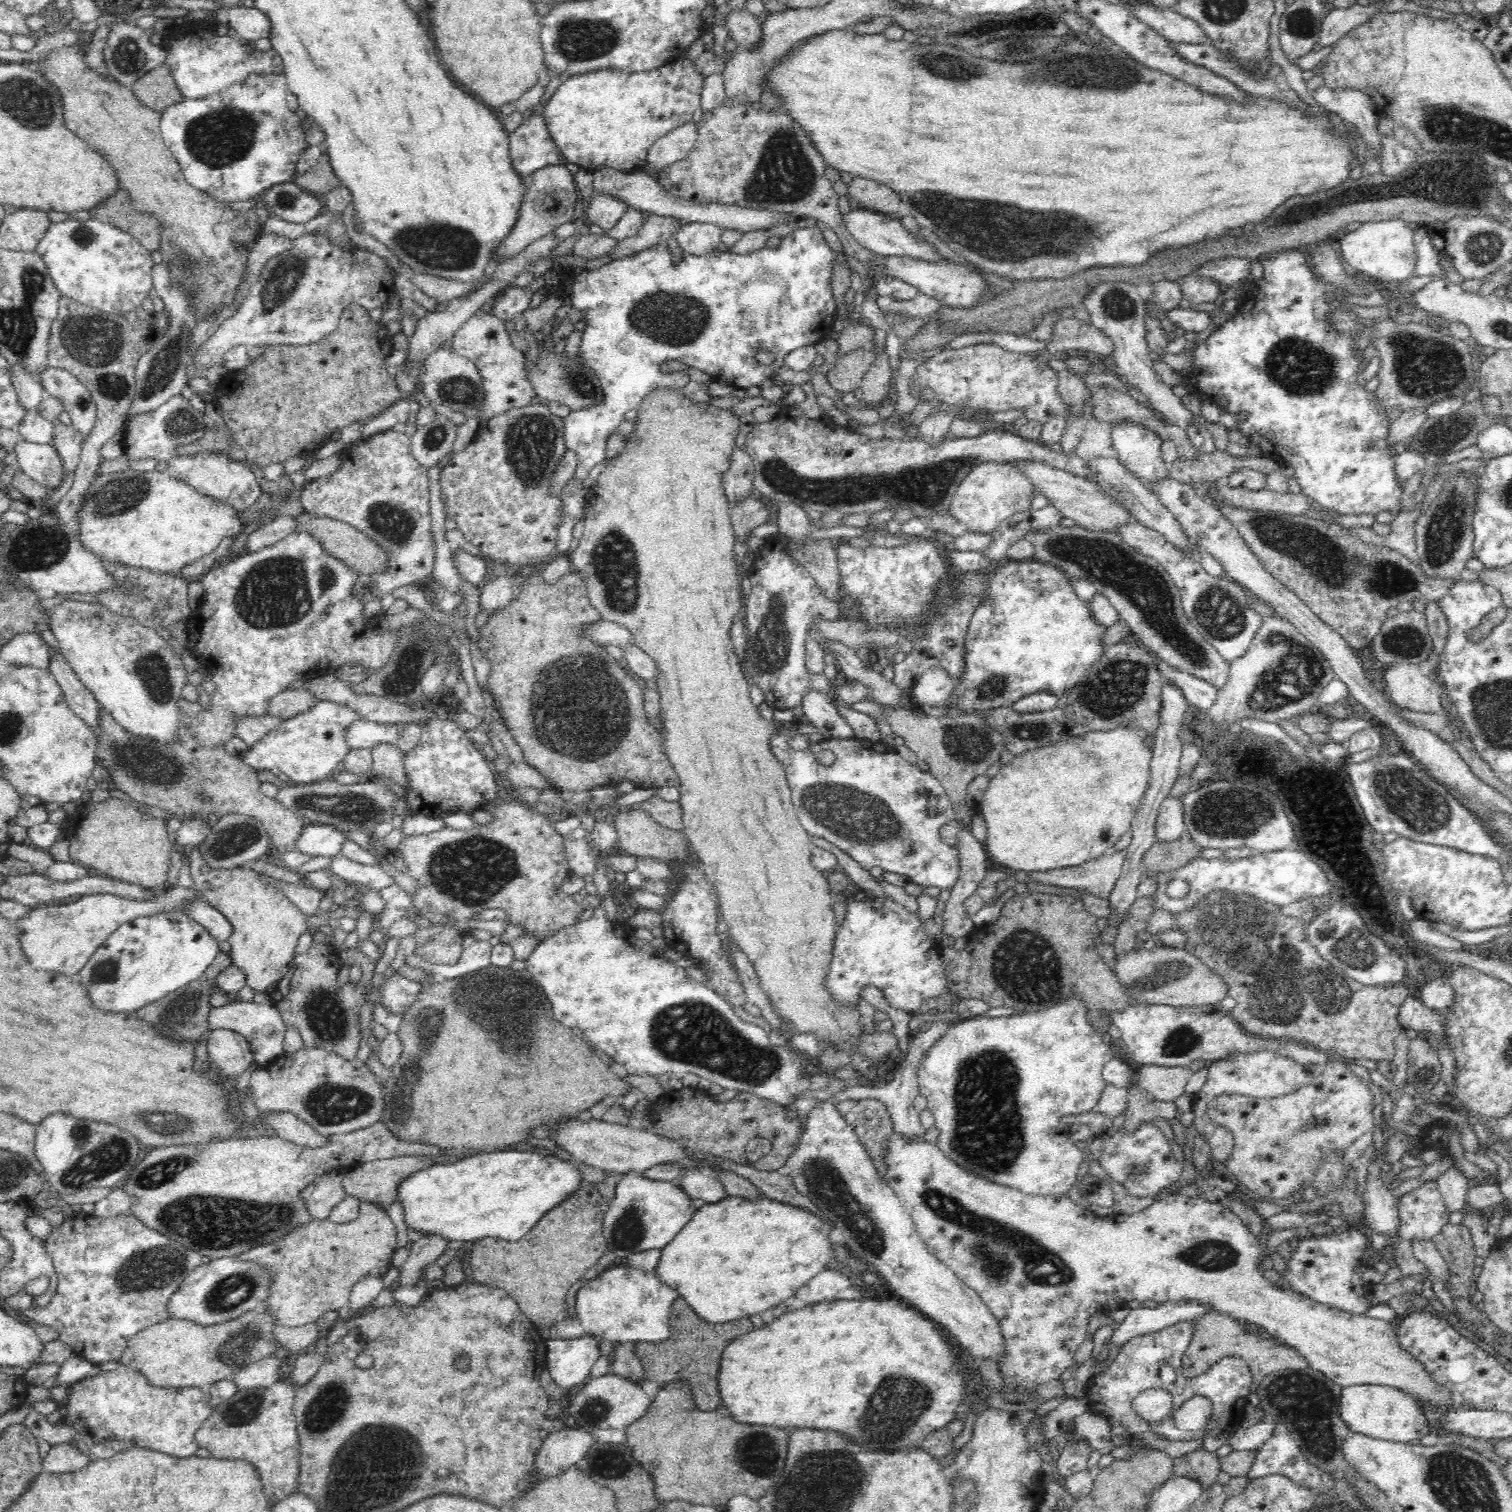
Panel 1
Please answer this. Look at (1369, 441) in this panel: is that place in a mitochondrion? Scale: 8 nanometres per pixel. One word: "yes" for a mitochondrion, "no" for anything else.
yes

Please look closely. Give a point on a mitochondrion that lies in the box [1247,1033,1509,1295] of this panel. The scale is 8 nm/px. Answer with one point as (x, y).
(1318, 1123)

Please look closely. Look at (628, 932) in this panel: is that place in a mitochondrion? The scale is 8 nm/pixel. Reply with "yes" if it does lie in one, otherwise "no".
no

